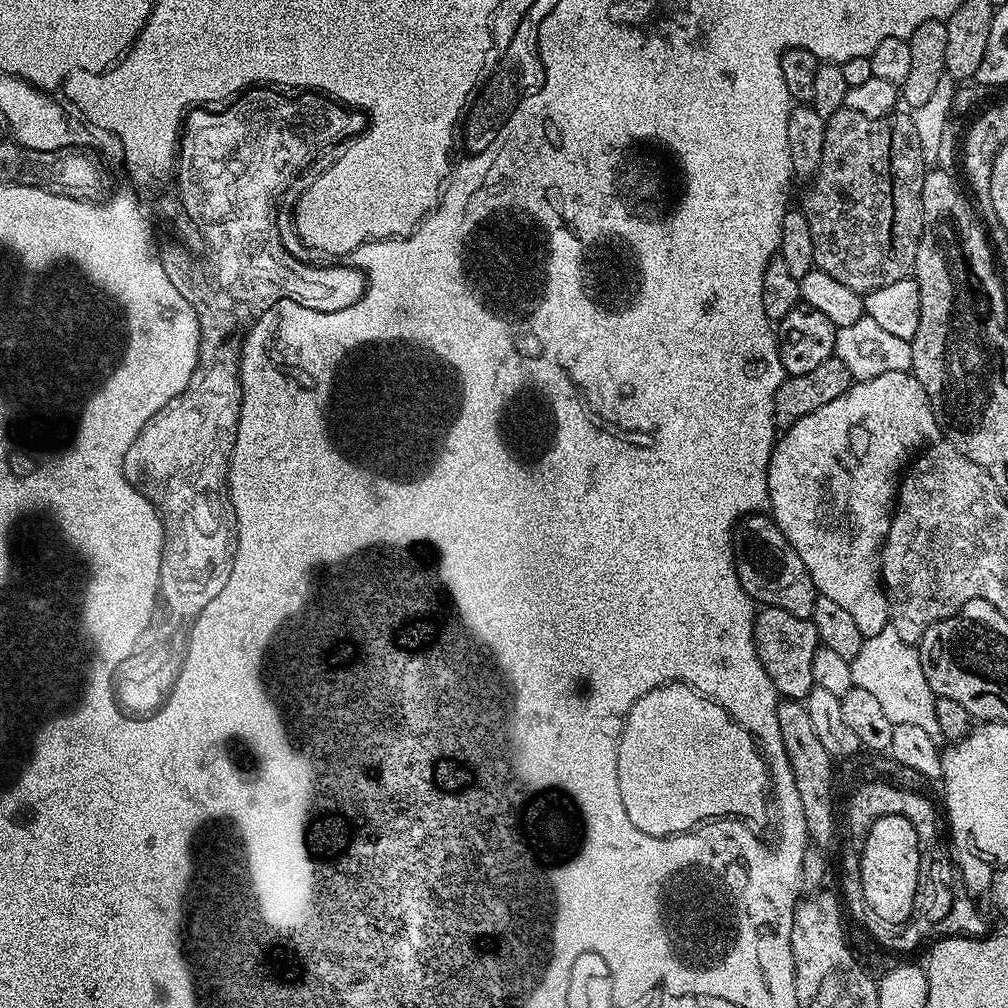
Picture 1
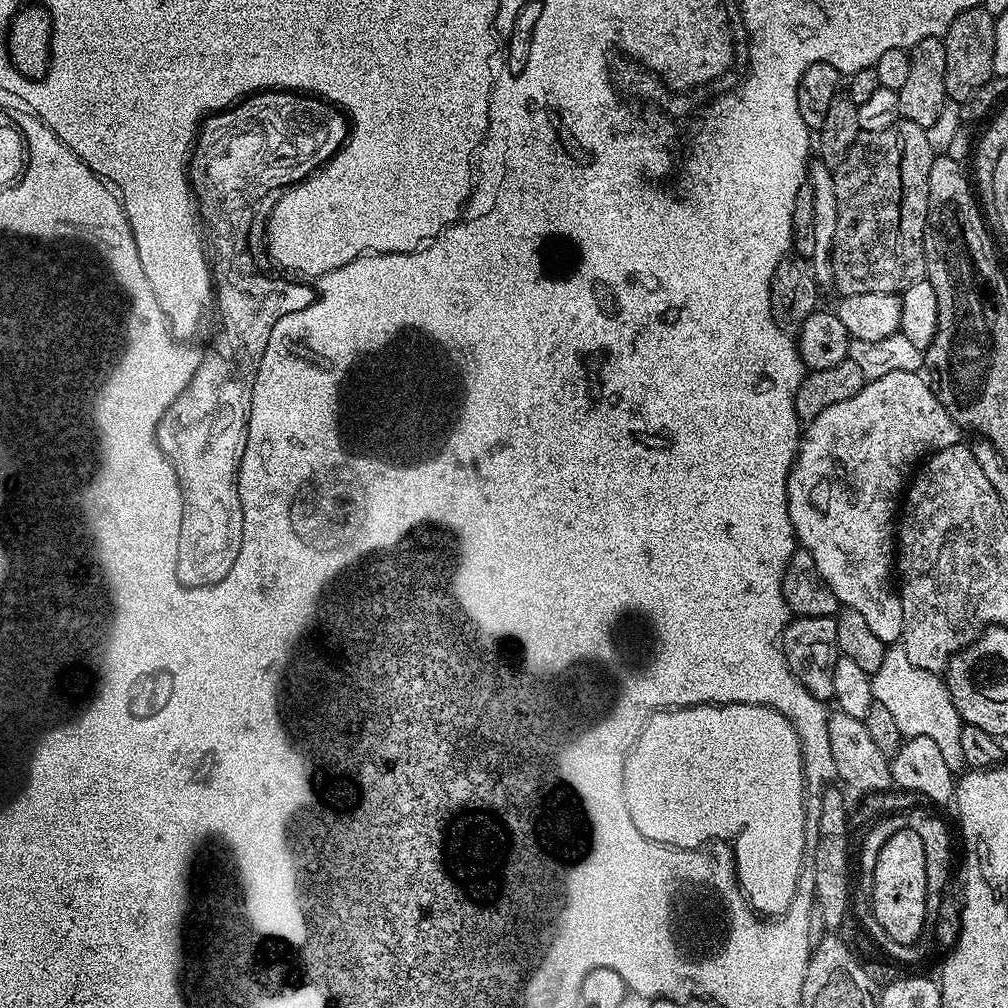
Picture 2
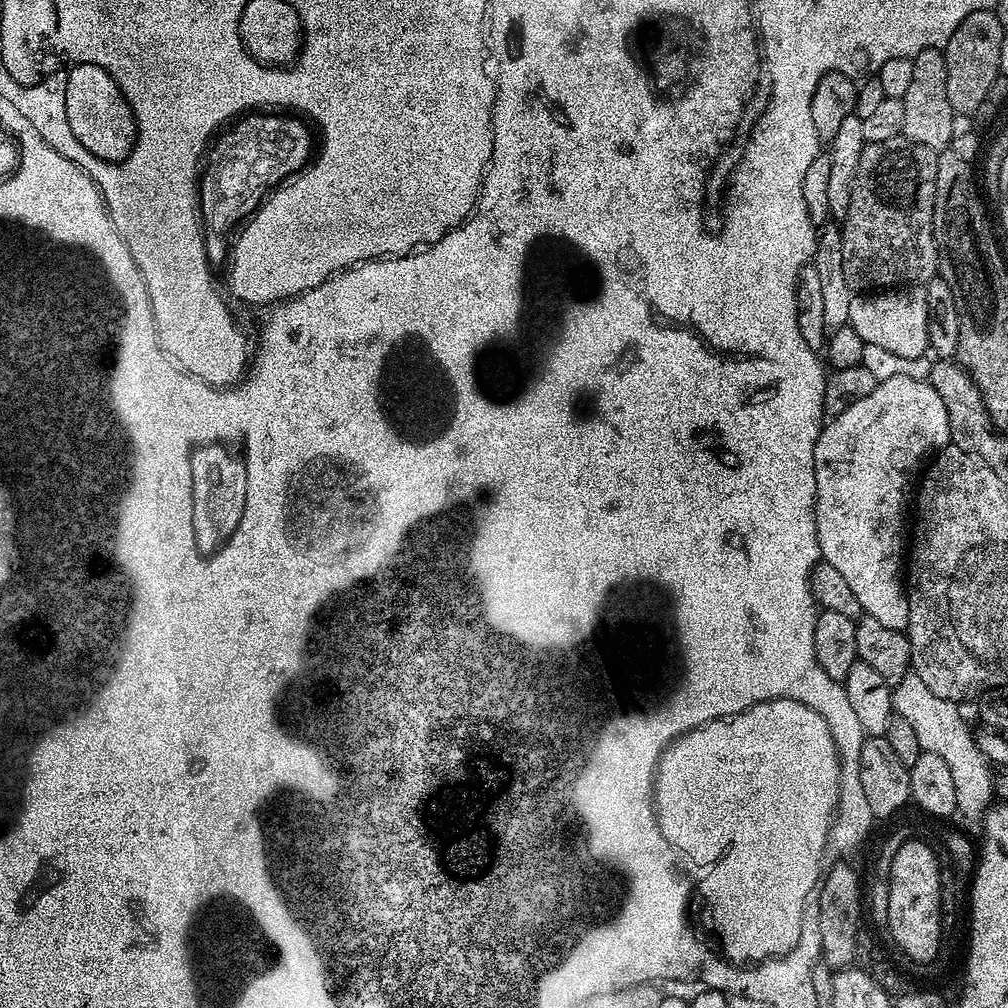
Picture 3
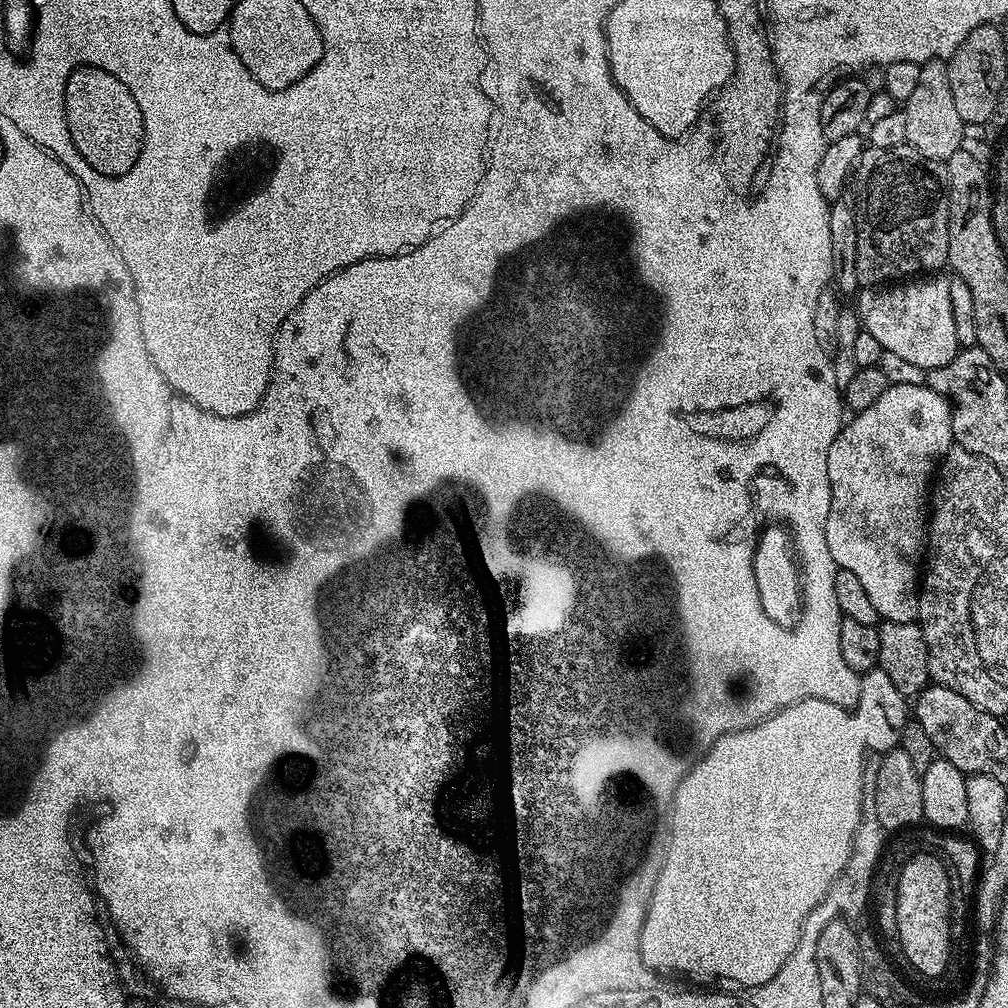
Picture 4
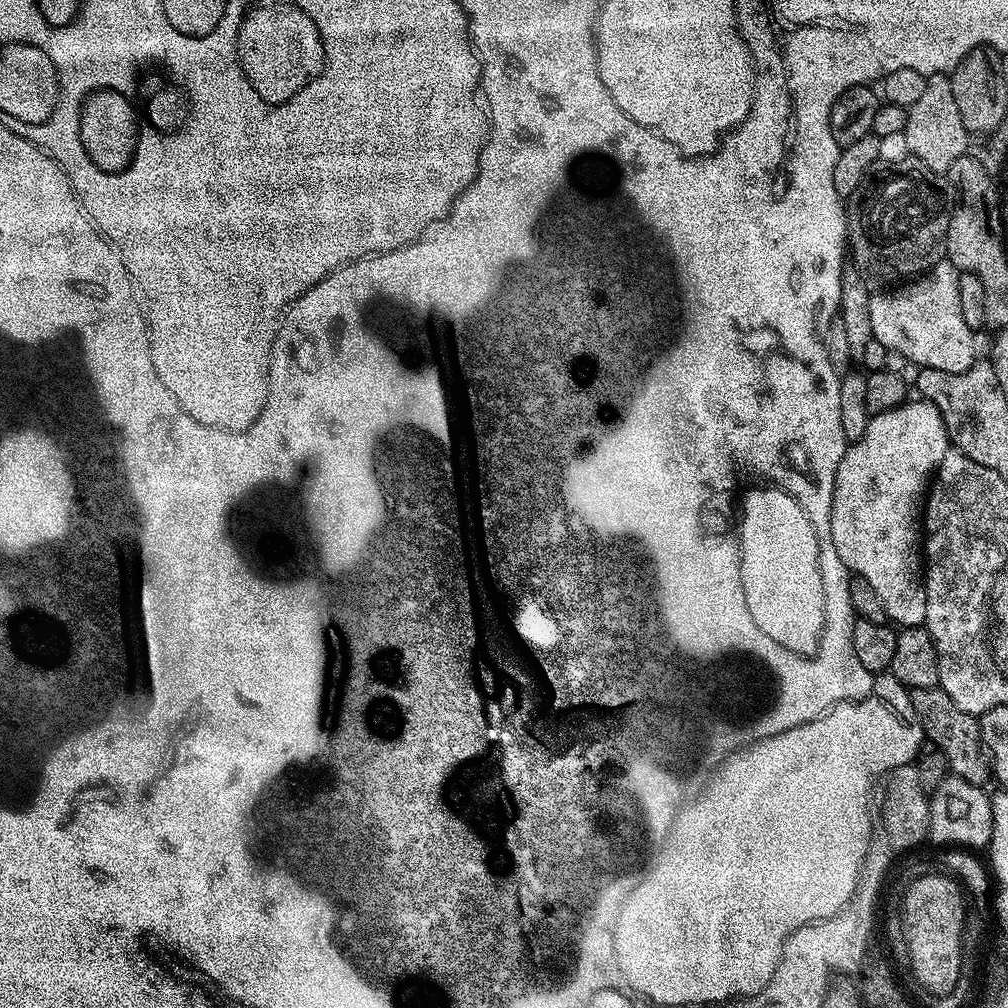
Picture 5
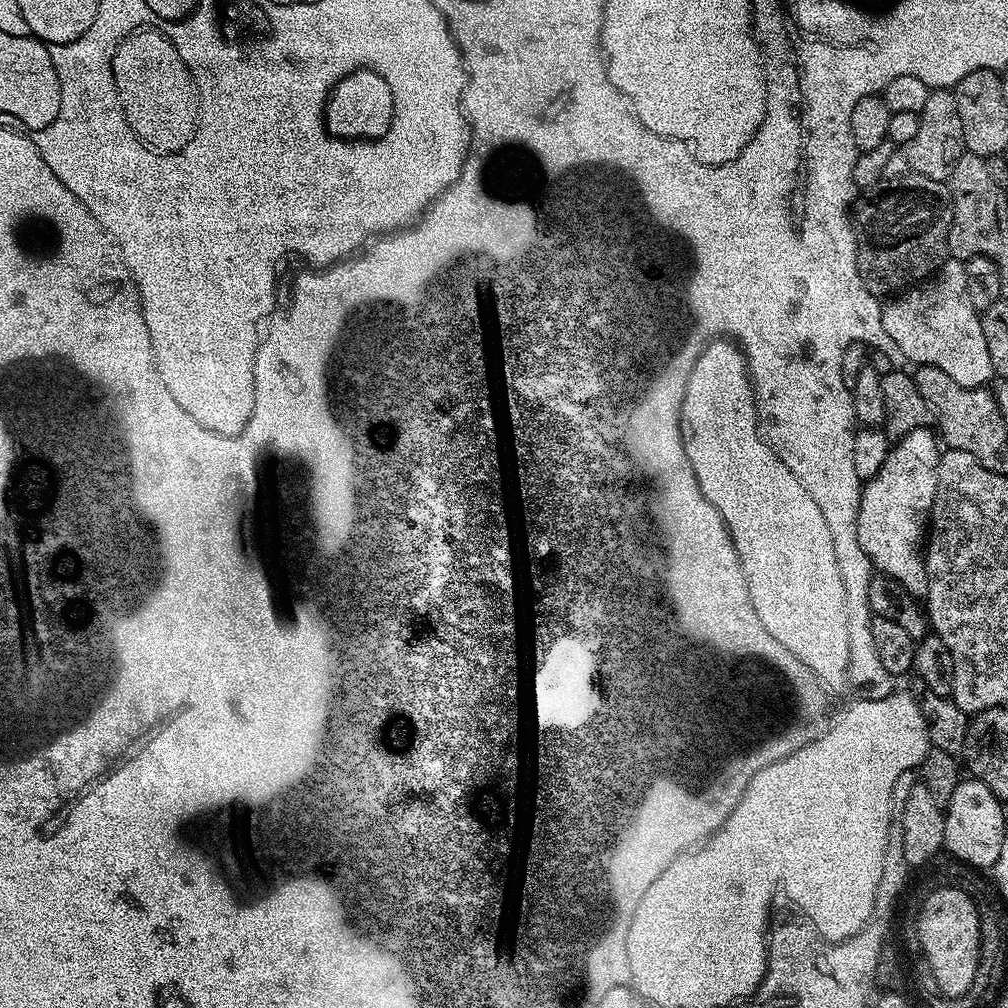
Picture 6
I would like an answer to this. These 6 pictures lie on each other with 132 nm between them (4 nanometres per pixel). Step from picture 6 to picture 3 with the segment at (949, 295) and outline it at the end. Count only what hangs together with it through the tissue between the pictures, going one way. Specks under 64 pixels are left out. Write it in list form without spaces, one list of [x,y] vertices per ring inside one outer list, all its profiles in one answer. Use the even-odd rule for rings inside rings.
[[[900,286],[895,290],[880,290],[875,294],[856,294],[850,302],[848,324],[858,332],[858,337],[870,346],[883,346],[890,354],[900,358],[918,358],[929,351],[928,307],[926,294],[920,286]]]

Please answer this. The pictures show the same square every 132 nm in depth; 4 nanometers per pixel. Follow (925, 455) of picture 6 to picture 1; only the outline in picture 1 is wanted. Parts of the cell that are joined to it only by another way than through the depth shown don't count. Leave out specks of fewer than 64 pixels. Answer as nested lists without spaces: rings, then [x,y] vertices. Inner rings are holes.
[[[891,372],[853,383],[842,398],[834,398],[834,402],[826,402],[814,414],[798,418],[772,450],[768,467],[770,515],[805,563],[817,593],[848,611],[866,638],[890,624],[888,594],[880,574],[880,550],[892,525],[902,473],[917,453],[940,439],[926,390],[911,372]]]

